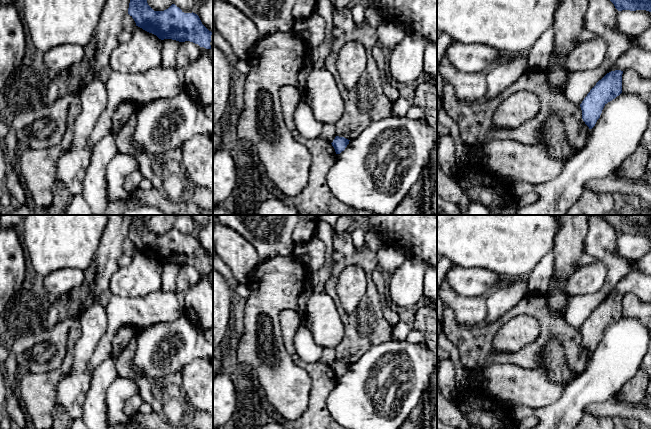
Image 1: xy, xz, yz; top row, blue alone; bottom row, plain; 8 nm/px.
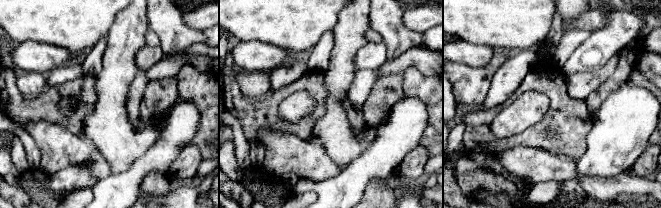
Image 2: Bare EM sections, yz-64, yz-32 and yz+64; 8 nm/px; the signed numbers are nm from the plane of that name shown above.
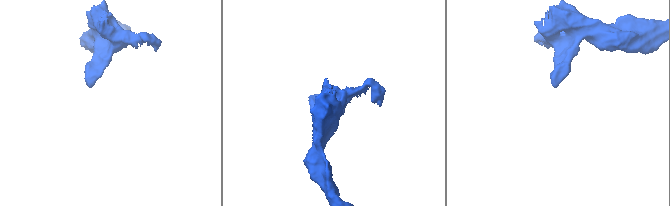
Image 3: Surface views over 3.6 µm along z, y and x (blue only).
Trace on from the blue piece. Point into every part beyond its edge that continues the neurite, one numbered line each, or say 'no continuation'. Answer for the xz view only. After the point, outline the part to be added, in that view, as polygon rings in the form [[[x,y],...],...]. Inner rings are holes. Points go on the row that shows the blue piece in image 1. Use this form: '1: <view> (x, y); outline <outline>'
no continuation

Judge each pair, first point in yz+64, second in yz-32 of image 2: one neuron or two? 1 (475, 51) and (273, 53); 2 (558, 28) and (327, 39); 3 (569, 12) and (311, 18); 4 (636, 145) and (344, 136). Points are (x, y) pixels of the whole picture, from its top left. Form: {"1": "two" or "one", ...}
{"1": "one", "2": "one", "3": "two", "4": "two"}

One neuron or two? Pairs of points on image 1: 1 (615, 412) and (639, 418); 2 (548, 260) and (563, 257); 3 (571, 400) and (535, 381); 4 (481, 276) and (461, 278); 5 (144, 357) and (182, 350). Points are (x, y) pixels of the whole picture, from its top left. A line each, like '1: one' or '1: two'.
1: one
2: two
3: two
4: one
5: one

